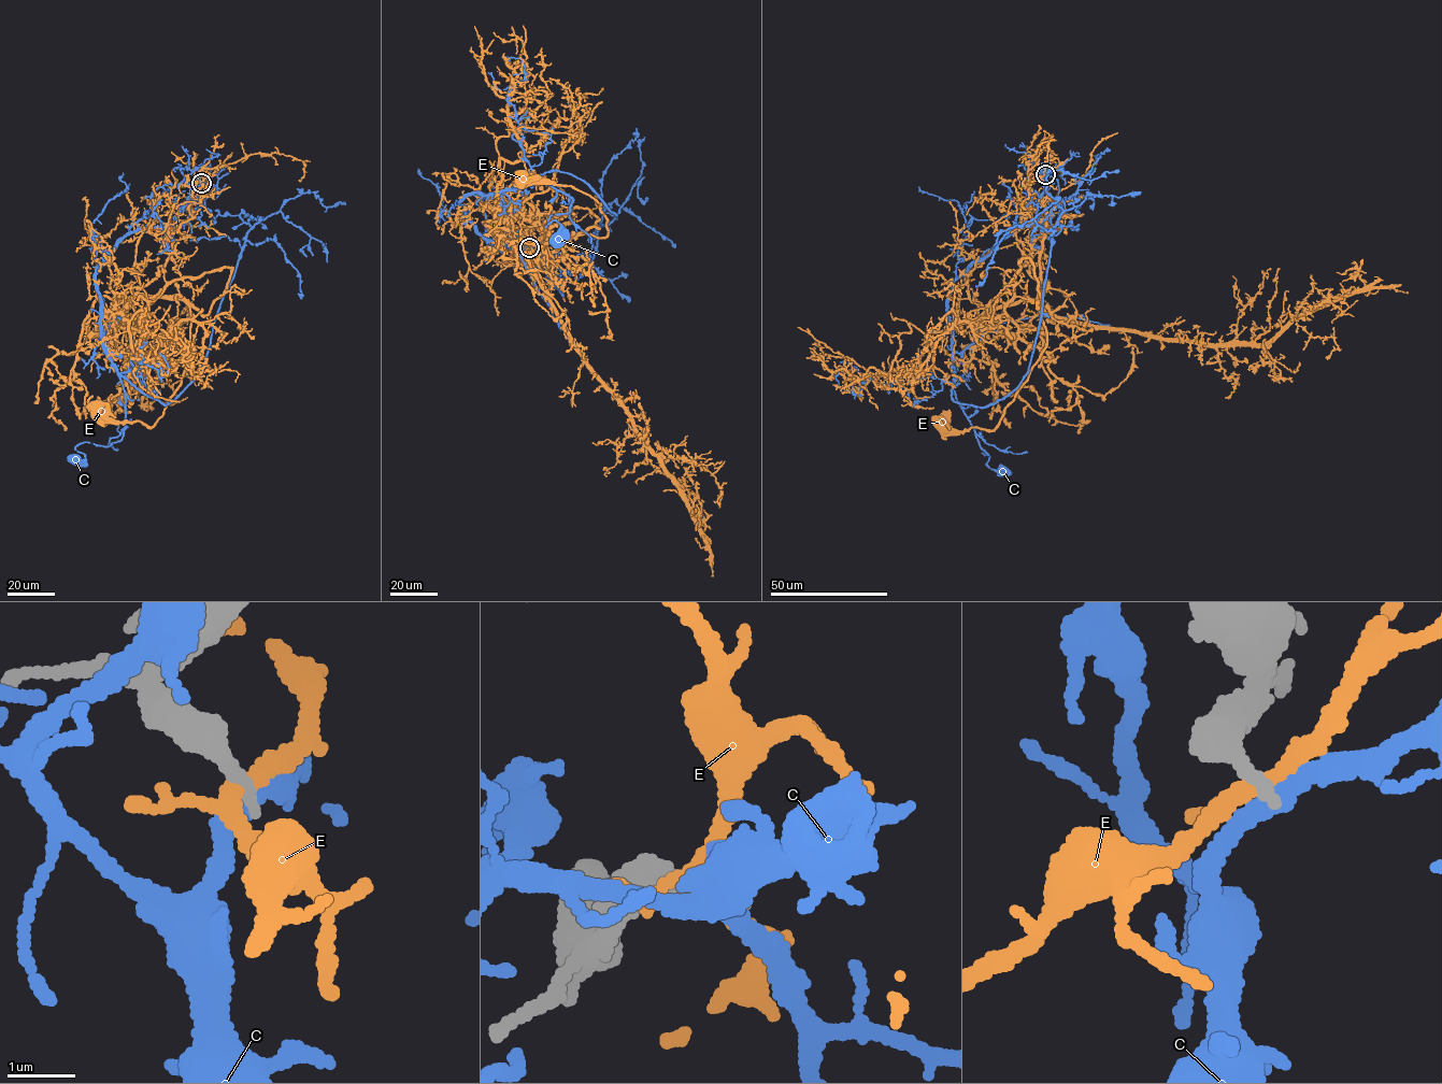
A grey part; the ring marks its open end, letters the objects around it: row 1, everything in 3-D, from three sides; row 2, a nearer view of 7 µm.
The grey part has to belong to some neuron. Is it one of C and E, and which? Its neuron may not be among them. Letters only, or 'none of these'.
none of these

